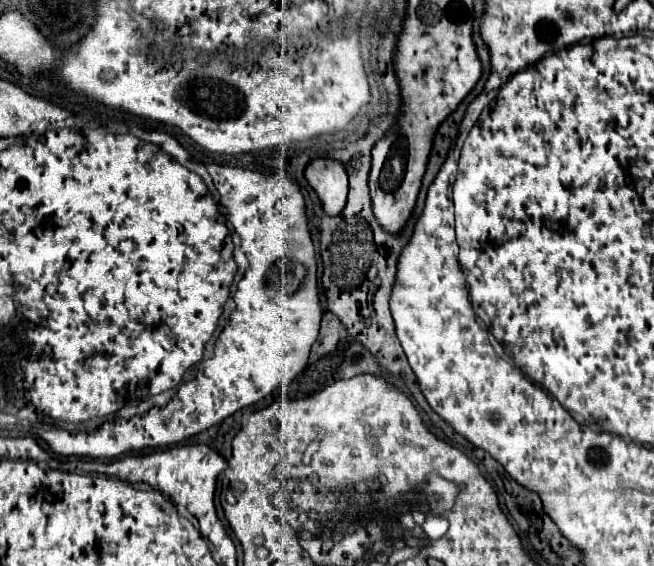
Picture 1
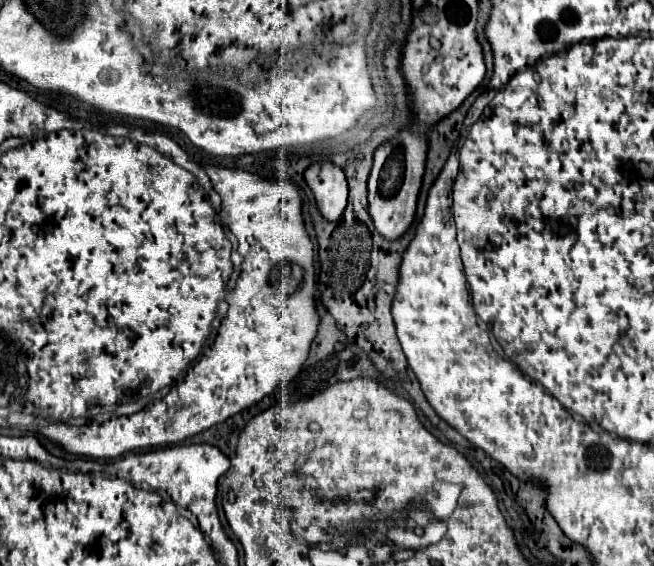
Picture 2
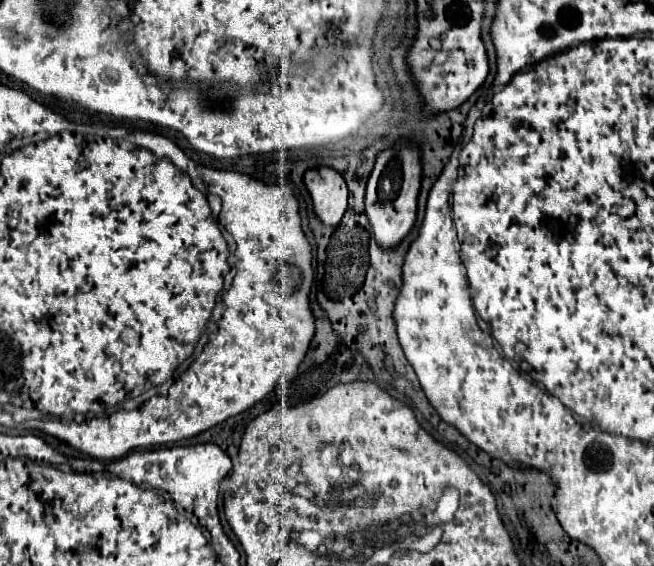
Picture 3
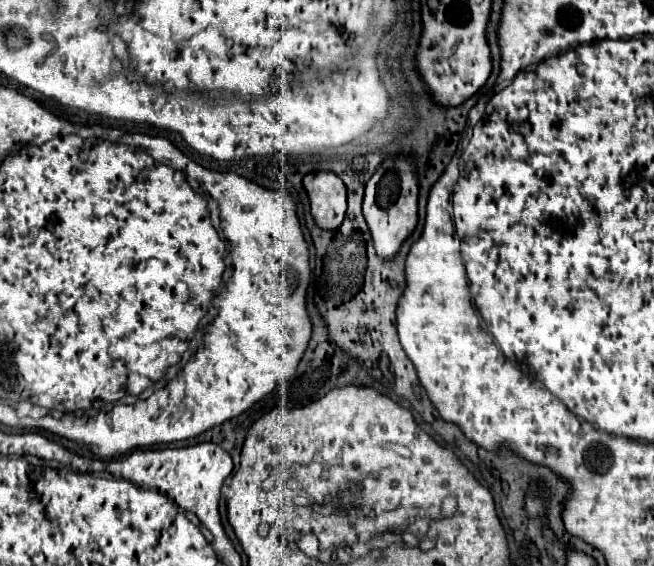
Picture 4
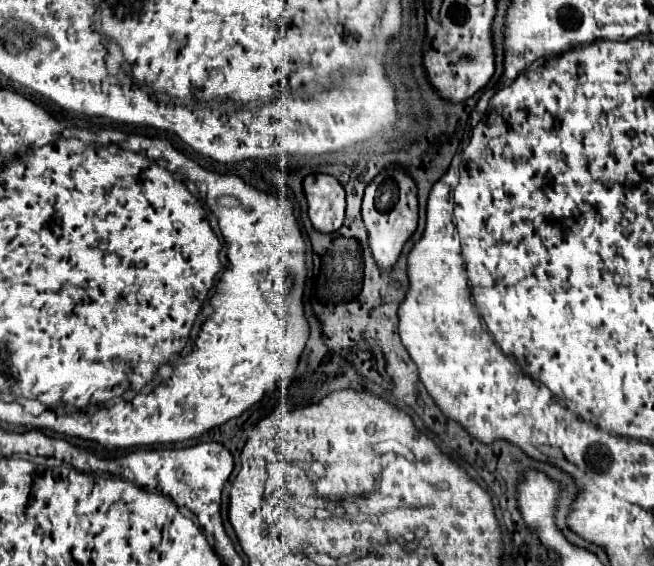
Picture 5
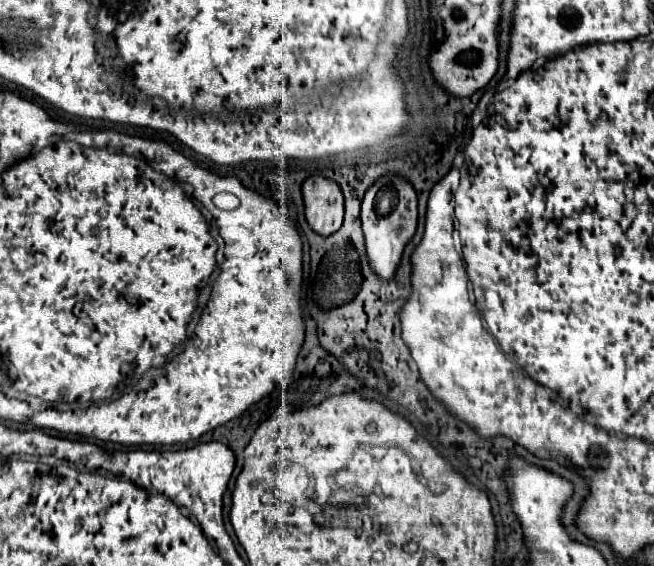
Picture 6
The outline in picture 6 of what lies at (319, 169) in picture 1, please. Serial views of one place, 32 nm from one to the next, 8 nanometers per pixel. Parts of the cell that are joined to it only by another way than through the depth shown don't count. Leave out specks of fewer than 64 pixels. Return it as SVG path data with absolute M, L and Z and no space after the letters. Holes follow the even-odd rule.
M310 176L302 184L306 222L318 236L332 236L342 226L344 198L336 182Z

